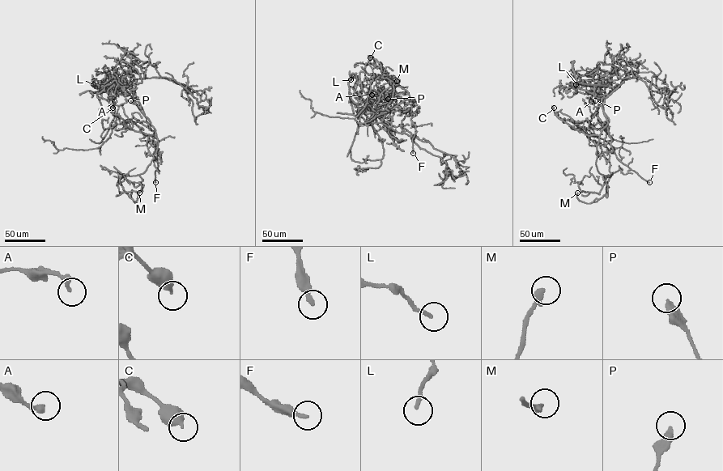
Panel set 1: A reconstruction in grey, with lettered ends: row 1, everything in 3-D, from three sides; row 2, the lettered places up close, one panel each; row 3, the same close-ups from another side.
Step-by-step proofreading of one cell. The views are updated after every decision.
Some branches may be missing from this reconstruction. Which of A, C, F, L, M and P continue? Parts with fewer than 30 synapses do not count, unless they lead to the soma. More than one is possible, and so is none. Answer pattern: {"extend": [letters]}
{"extend": []}

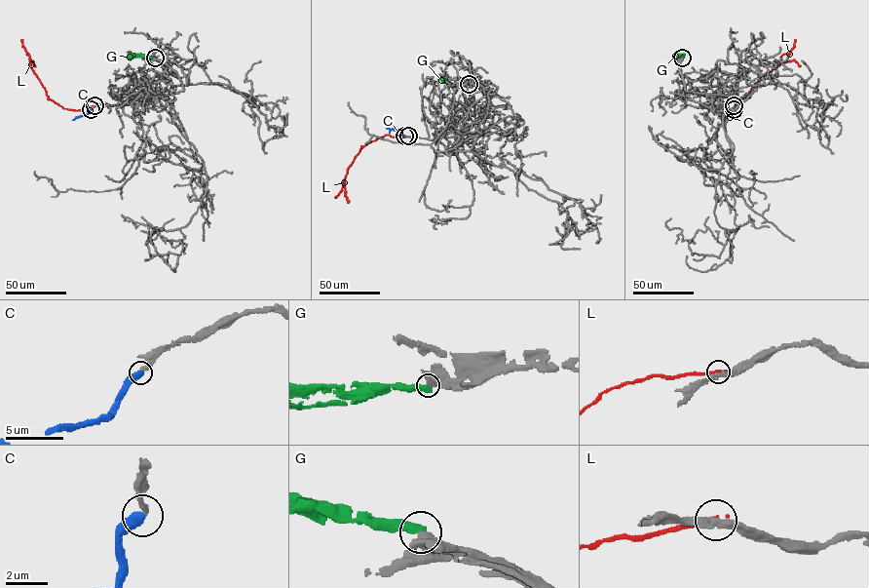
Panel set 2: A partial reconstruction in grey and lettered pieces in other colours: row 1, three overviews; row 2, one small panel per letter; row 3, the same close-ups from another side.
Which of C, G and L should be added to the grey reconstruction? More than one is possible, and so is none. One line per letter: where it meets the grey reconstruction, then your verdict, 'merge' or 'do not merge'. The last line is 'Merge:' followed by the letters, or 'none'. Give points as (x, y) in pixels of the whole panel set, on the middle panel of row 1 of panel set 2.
C: meets grey at (404, 136); merge
G: meets grey at (469, 84); do not merge
L: meets grey at (408, 136); do not merge
Merge: C

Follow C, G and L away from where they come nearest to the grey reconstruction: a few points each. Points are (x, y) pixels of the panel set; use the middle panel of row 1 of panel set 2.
C: (404, 137), (386, 128)
G: (469, 84), (452, 84), (440, 75)
L: (408, 137), (385, 135), (362, 146), (349, 167), (342, 190), (336, 196)

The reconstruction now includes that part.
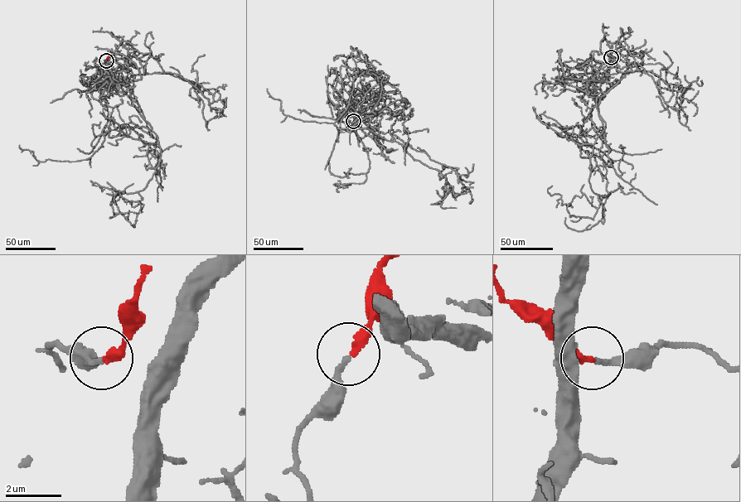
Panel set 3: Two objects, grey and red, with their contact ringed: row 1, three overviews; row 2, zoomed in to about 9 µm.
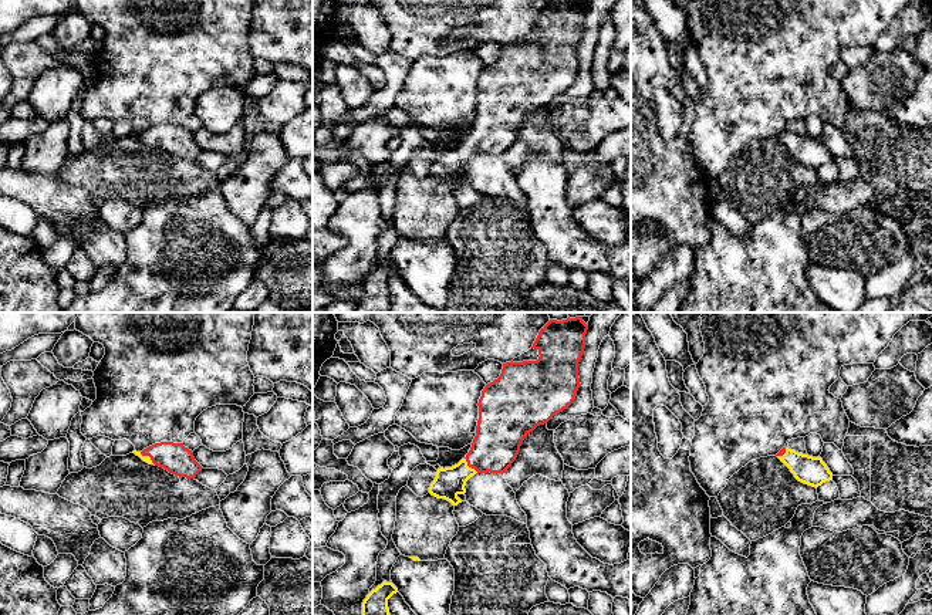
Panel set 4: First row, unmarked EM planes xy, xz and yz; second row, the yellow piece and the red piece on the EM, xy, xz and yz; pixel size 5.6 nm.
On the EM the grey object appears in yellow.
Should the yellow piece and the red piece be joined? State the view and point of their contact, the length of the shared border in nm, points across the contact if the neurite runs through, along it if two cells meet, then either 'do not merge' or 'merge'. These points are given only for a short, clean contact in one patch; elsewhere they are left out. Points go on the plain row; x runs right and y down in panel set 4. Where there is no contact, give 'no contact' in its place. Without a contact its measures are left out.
meets yellow in xz at (468, 148); contact 120 nm long; runs through xz (449, 164), (468, 148), (499, 117); merge

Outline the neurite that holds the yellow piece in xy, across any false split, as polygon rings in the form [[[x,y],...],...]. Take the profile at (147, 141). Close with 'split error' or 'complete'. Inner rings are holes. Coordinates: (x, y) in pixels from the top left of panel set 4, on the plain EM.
[[[161,124],[155,125],[142,134],[134,132],[143,143],[163,149],[169,155],[195,160],[202,148],[195,142],[193,134],[183,128],[183,125]]]; split error

